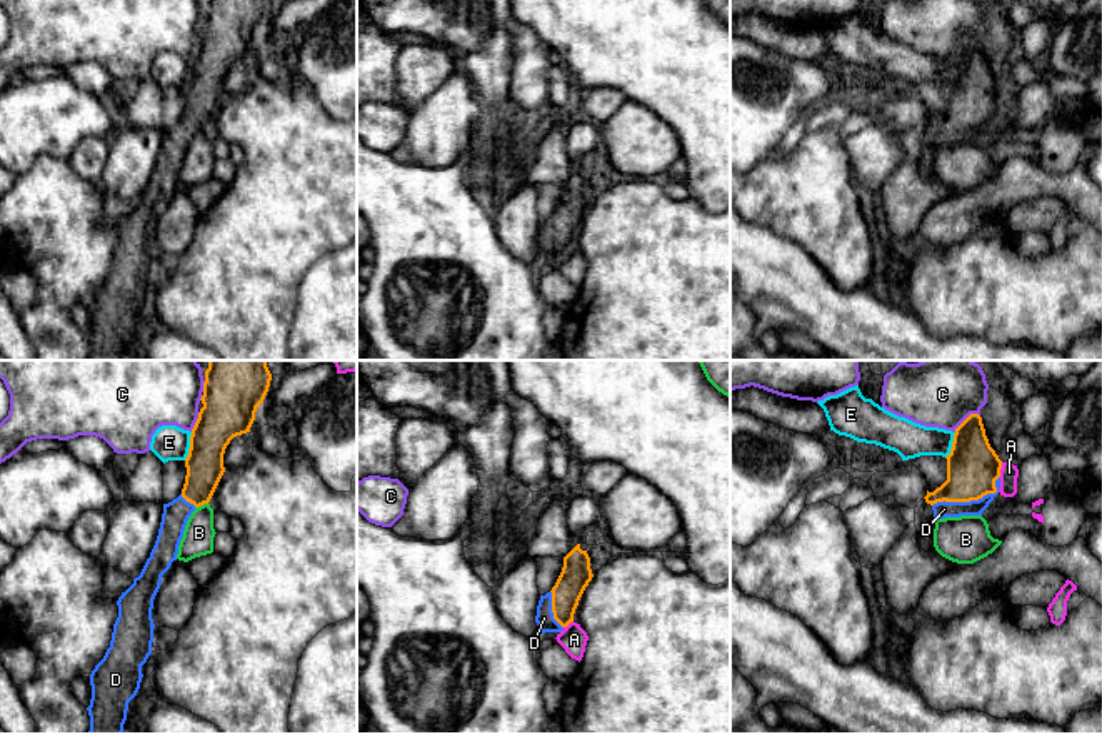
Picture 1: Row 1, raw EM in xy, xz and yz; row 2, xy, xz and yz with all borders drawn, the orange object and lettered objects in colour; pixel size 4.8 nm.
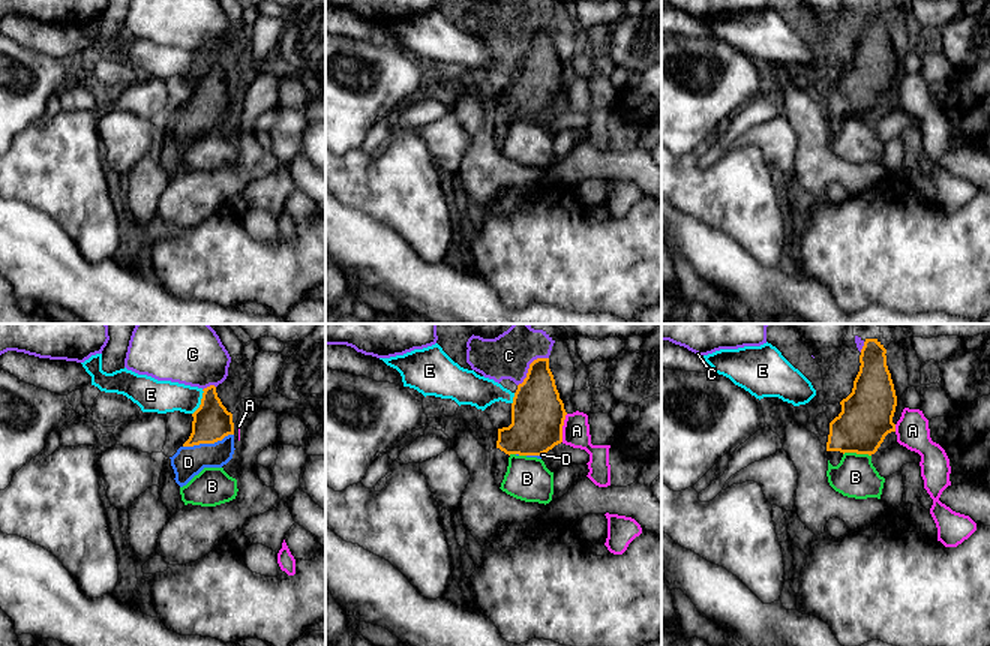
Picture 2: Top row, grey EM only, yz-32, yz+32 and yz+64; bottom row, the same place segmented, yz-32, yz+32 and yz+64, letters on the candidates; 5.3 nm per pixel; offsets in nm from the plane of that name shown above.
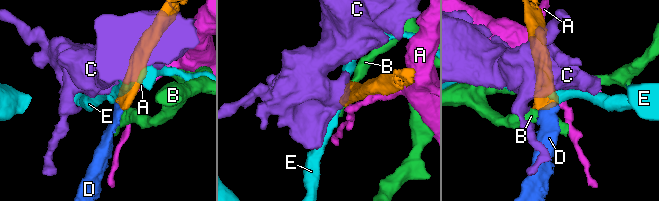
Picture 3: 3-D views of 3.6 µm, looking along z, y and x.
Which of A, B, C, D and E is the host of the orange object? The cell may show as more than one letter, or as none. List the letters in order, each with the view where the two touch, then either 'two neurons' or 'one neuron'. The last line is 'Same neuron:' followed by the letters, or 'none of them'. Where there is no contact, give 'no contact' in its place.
A: contact in yz; two neurons
B: contact in xy; two neurons
C: contact in yz; two neurons
D: contact in yz; one neuron
E: contact in xy; two neurons
Same neuron: D

